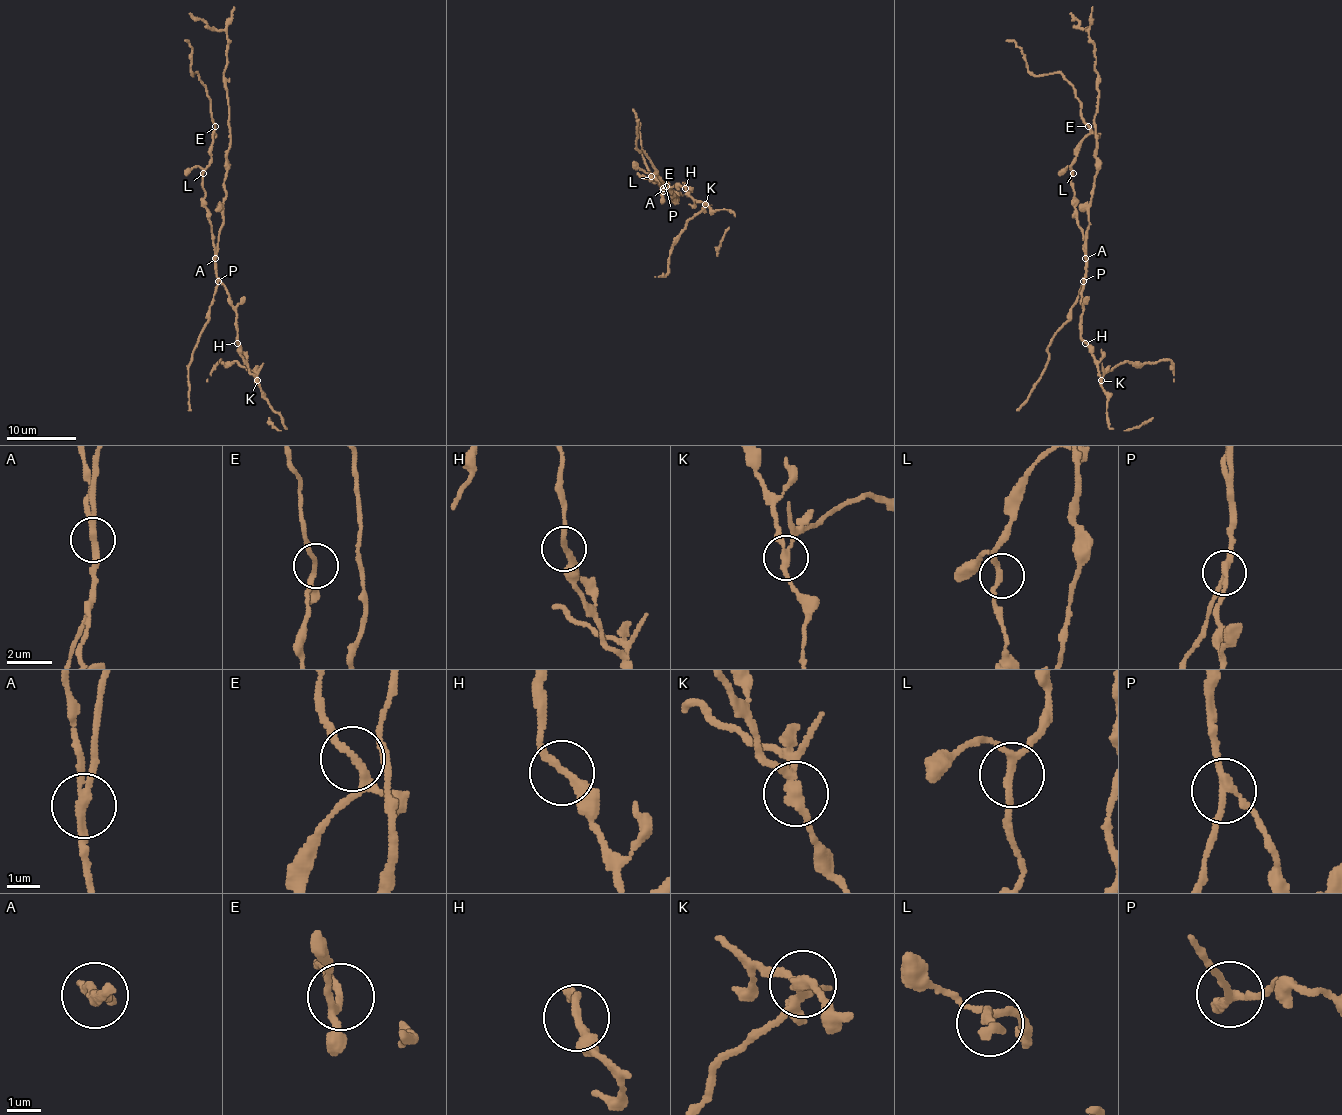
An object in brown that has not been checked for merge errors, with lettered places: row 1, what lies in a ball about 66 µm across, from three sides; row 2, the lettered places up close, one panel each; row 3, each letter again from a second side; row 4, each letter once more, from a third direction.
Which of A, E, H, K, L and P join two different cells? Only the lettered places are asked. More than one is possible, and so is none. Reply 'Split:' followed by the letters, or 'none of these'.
Split: A, K, P

